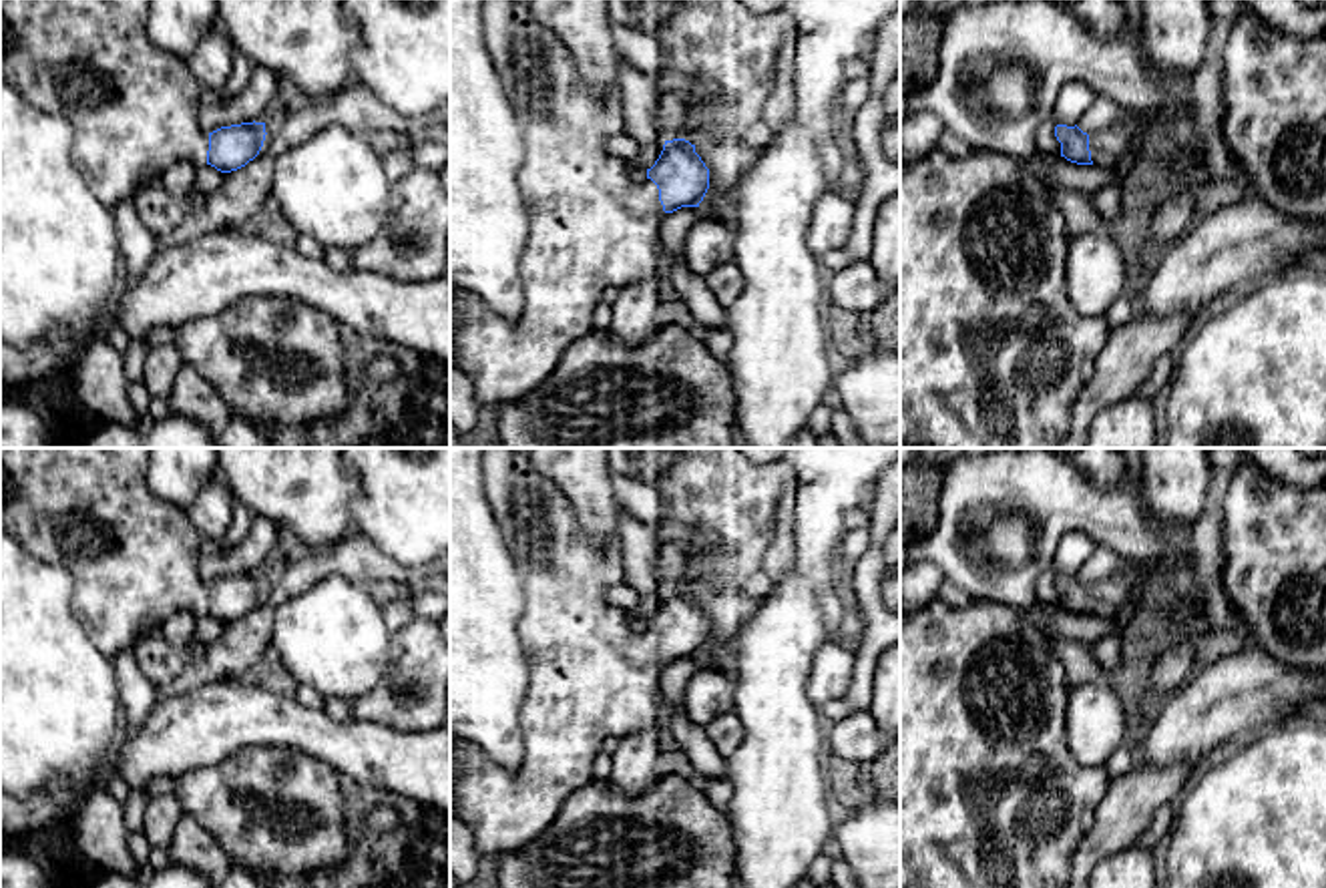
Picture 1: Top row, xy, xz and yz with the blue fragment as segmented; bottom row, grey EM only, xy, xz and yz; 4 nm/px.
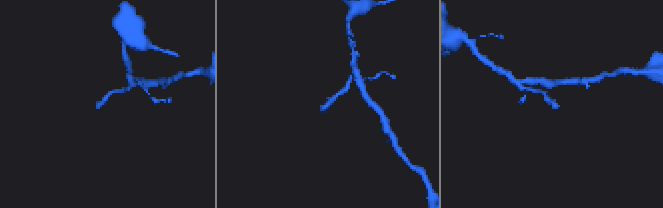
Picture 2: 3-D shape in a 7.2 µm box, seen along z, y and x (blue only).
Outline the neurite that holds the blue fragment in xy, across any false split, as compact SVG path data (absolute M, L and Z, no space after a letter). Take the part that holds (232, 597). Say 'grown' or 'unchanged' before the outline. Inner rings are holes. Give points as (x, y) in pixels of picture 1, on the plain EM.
grown; M0 448L0 530L70 573L72 613L108 659L183 609L237 621L259 605L267 585L255 571L207 585L197 571L201 534L185 508L151 492L147 468L149 448Z

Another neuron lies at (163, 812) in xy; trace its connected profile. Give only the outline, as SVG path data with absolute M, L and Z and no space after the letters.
M175 794L157 796L145 810L141 830L153 848L169 848L175 826L183 816L183 808Z

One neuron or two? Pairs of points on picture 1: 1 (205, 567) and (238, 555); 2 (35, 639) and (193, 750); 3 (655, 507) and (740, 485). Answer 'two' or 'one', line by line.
1: one
2: two
3: two

